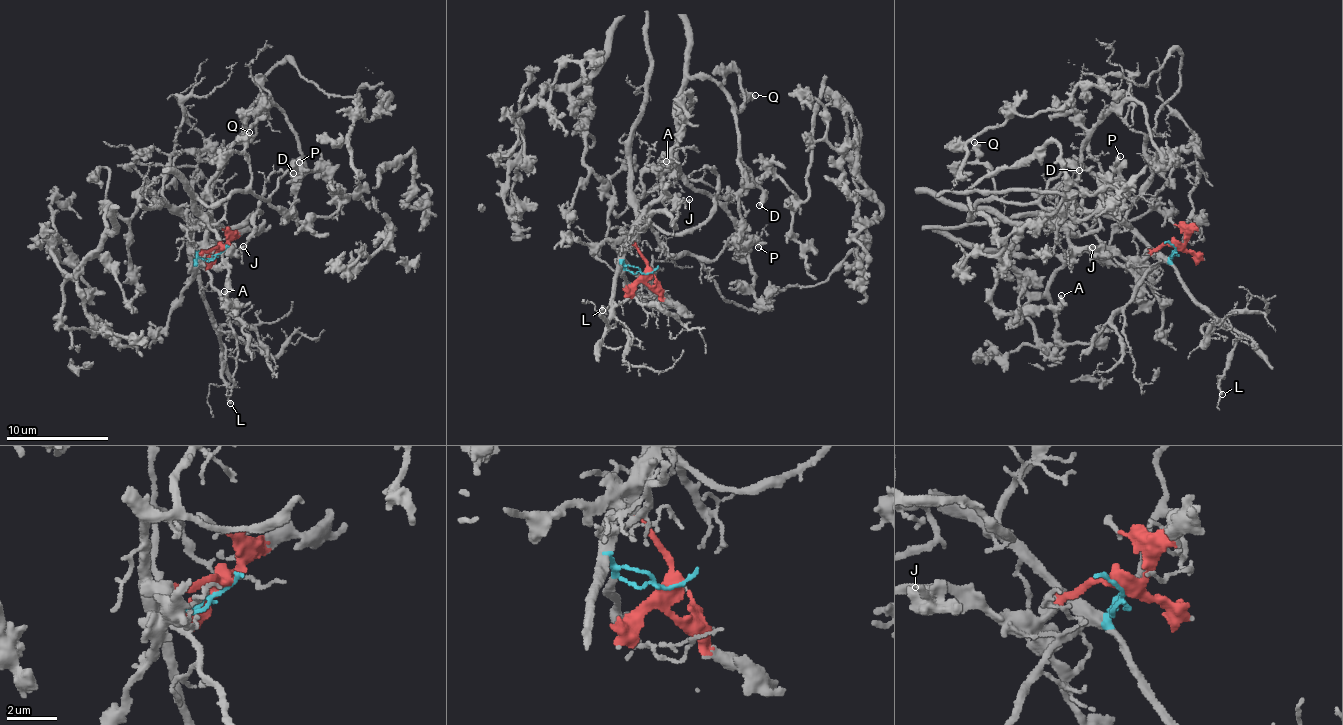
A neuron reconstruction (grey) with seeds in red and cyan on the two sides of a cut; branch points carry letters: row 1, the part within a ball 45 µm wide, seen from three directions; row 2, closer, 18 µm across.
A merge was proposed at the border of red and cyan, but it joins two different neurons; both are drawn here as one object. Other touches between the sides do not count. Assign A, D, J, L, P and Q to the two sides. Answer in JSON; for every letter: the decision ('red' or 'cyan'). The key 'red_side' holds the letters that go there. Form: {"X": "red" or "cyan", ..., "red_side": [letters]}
{"A": "red", "D": "red", "J": "red", "L": "cyan", "P": "red", "Q": "red", "red_side": ["A", "D", "J", "P", "Q"]}

